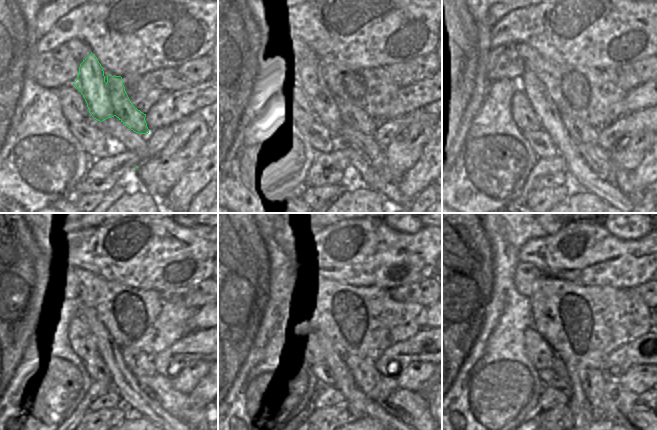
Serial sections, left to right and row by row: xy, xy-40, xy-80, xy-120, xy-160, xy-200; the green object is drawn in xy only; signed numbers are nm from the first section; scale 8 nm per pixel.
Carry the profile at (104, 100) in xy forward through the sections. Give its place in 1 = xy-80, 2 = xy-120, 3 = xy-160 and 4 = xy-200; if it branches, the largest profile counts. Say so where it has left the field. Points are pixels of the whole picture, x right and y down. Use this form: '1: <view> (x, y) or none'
1: xy-80 (566, 131)
2: xy-120 (125, 365)
3: xy-160 (356, 378)
4: xy-200 (593, 381)

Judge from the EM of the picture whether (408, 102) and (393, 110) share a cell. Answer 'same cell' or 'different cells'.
same cell

